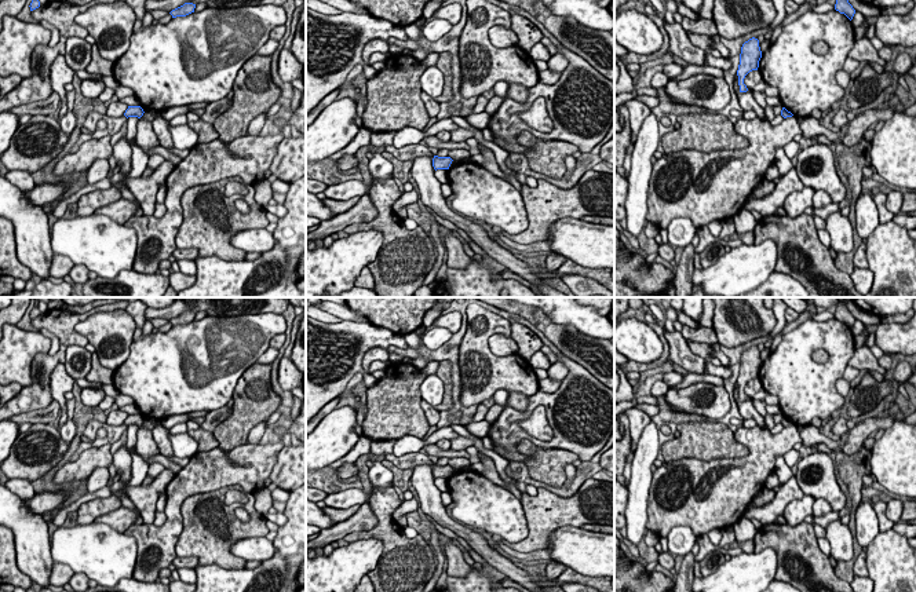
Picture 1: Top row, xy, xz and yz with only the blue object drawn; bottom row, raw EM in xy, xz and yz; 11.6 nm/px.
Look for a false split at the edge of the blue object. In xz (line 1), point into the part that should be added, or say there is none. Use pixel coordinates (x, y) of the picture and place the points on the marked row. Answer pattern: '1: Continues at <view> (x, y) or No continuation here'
1: No continuation here

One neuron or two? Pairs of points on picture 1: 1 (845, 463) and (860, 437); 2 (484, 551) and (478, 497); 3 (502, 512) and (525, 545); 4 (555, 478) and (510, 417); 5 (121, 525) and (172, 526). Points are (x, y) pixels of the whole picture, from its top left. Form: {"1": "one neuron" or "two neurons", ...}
{"1": "two neurons", "2": "two neurons", "3": "two neurons", "4": "two neurons", "5": "two neurons"}

